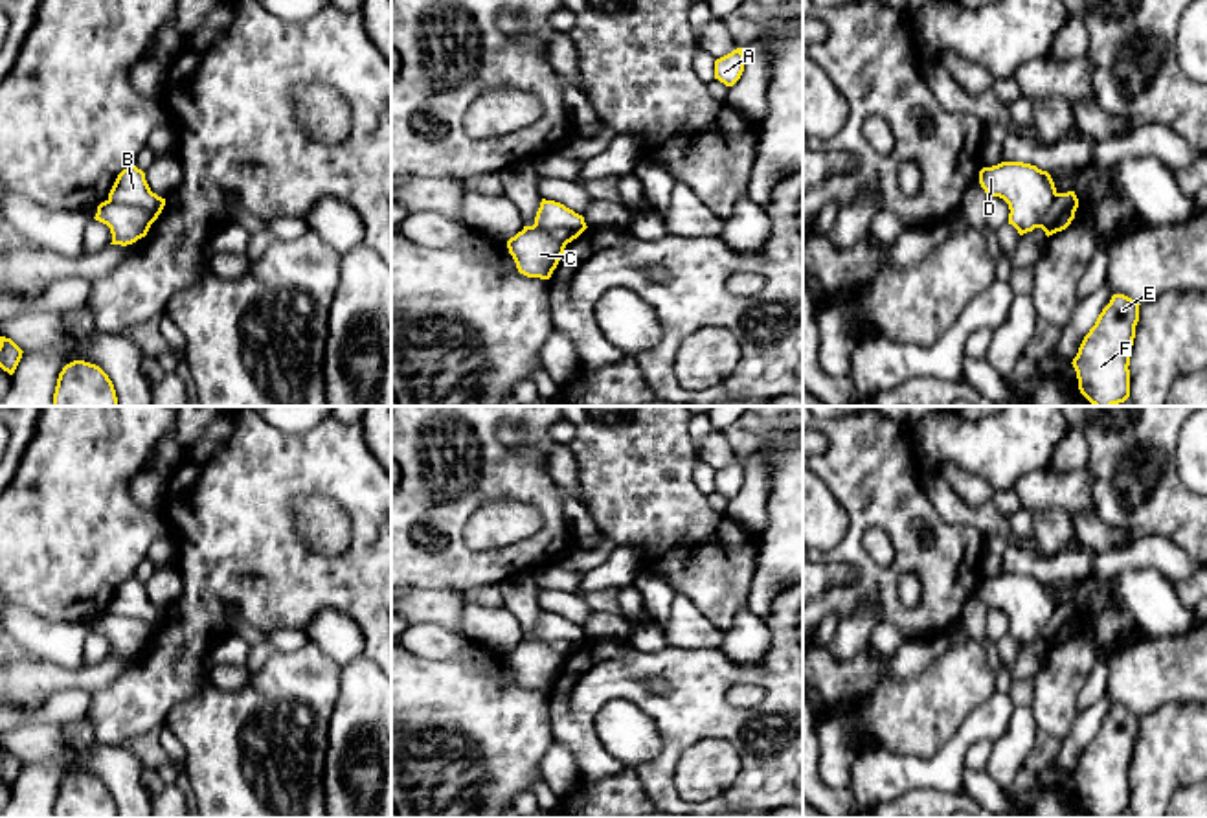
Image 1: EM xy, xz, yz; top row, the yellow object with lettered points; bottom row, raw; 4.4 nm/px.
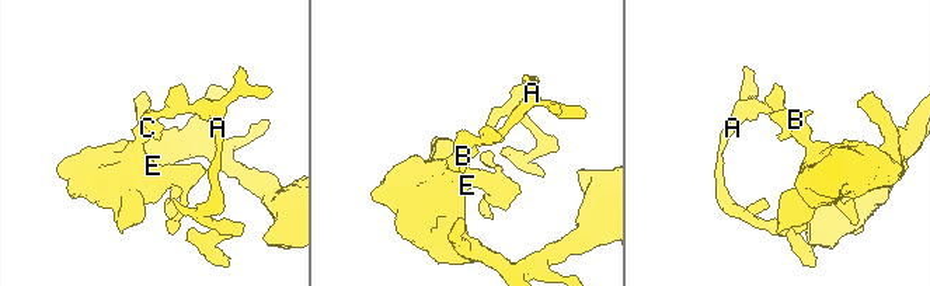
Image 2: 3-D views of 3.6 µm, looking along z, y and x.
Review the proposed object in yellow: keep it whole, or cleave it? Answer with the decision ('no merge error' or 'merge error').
merge error

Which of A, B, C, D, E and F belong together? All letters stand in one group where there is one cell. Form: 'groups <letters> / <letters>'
groups A B D / C E F

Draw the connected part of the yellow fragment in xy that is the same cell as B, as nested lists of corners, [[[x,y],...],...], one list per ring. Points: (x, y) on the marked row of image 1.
[[[130,165],[118,175],[108,193],[108,200],[143,208],[152,222],[158,219],[165,206],[165,199],[151,191],[145,180],[145,173],[136,165]]]

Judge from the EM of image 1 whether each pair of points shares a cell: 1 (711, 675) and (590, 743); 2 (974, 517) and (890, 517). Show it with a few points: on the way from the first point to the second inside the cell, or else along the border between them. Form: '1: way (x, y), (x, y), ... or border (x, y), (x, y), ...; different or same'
1: way (671, 666), (643, 666), (625, 671), (592, 703); same
2: border (921, 482), (943, 519), (970, 522), (981, 532); different

